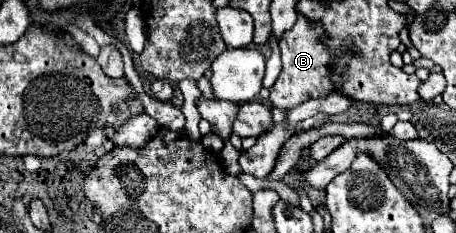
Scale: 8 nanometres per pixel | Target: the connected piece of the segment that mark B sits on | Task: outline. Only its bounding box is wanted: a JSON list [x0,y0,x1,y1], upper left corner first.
[270,16,336,112]

